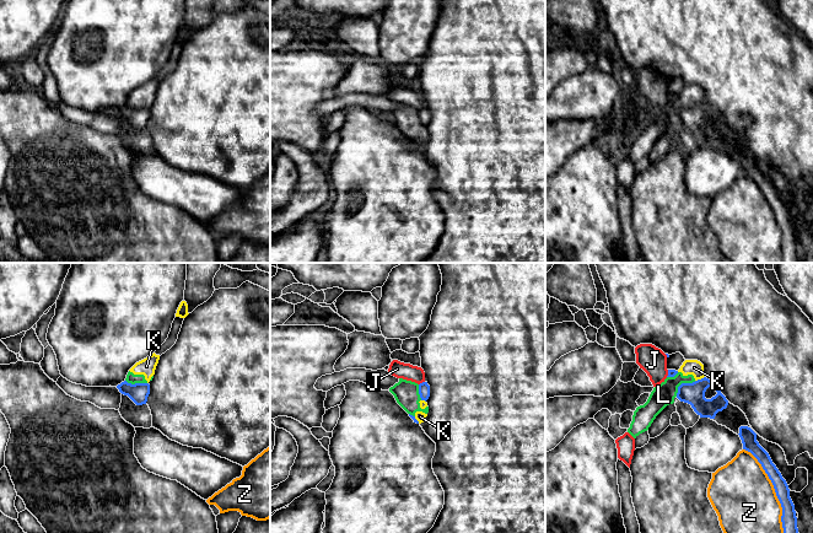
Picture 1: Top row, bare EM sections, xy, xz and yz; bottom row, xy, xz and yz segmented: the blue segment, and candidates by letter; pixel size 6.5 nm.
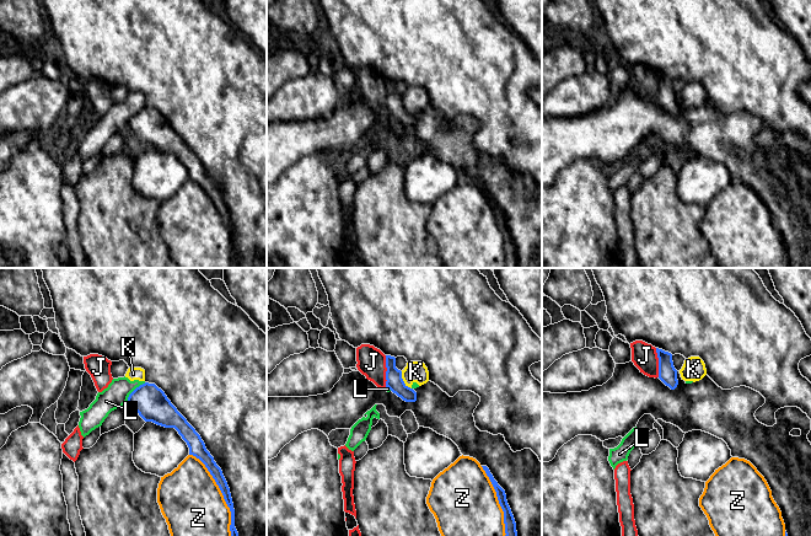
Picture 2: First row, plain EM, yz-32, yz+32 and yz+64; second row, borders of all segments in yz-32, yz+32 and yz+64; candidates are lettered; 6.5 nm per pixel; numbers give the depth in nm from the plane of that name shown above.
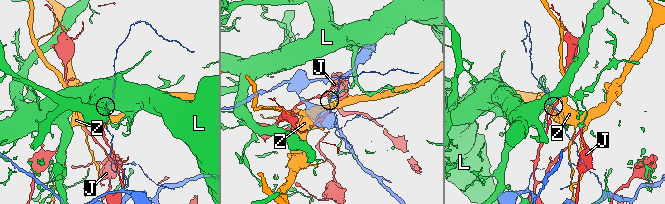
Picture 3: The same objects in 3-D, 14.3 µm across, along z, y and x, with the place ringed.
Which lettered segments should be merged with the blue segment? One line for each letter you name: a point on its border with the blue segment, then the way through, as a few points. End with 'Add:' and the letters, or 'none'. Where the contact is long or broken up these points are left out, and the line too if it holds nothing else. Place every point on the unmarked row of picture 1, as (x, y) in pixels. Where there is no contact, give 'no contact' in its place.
Add: none

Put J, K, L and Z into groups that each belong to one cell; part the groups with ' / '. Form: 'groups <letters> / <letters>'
groups J / K L / Z

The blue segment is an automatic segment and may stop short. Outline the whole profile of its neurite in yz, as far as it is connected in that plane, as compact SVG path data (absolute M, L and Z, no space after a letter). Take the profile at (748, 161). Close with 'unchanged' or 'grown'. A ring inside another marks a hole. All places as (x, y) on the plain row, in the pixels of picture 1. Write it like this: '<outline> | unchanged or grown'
M741 151L738 160L742 165L743 174L750 177L758 184L774 210L782 232L781 247L784 263L799 263L795 230L790 222L790 214L786 205L772 188L769 178L759 169L757 158L750 152Z | unchanged

